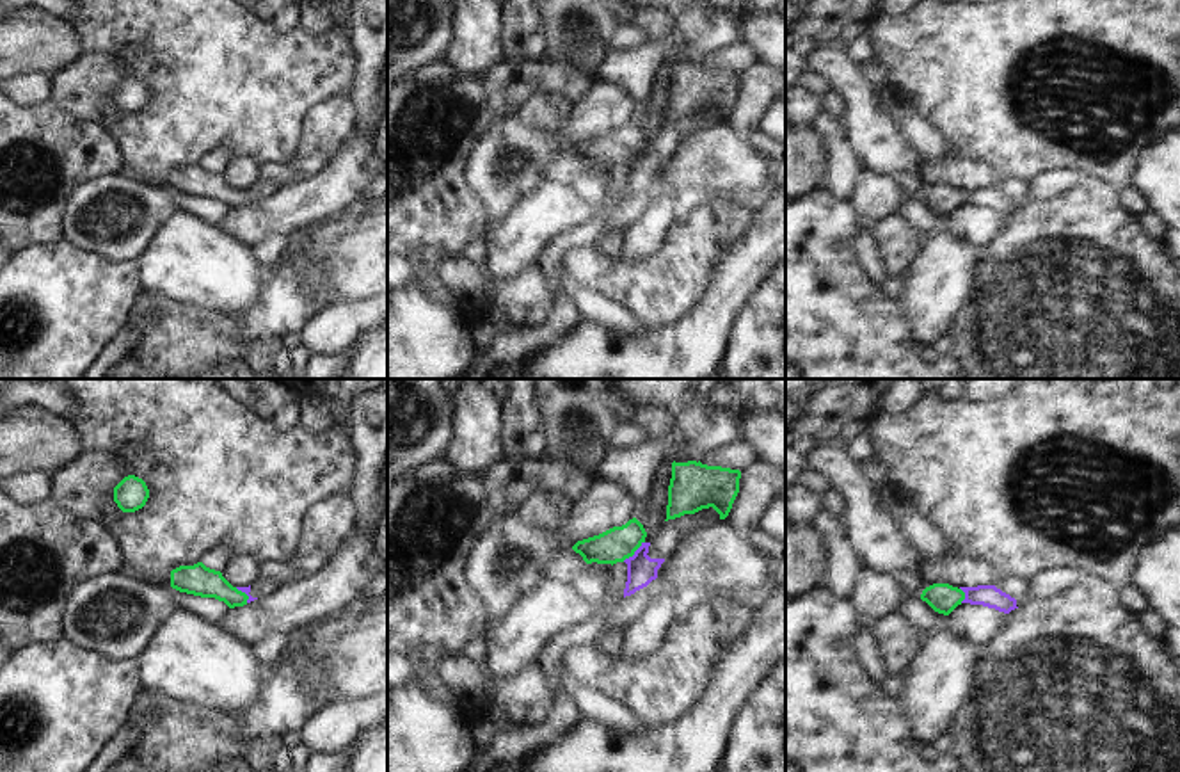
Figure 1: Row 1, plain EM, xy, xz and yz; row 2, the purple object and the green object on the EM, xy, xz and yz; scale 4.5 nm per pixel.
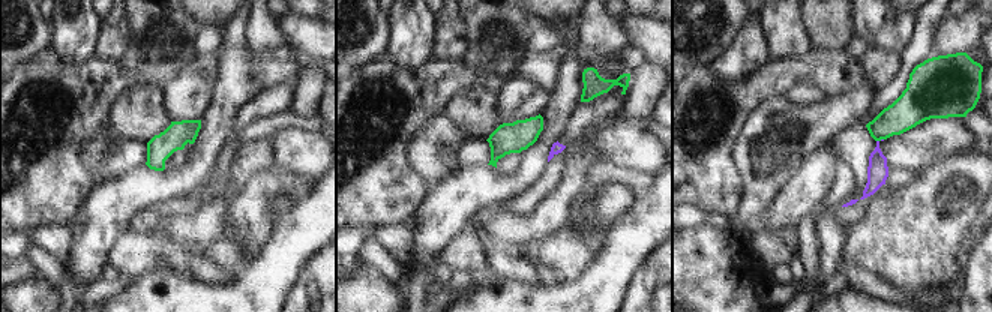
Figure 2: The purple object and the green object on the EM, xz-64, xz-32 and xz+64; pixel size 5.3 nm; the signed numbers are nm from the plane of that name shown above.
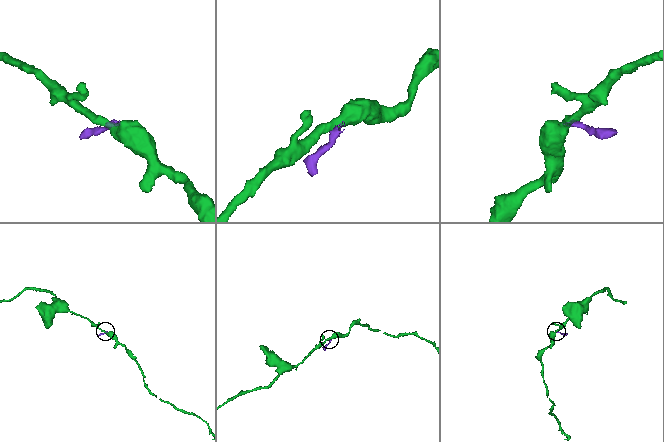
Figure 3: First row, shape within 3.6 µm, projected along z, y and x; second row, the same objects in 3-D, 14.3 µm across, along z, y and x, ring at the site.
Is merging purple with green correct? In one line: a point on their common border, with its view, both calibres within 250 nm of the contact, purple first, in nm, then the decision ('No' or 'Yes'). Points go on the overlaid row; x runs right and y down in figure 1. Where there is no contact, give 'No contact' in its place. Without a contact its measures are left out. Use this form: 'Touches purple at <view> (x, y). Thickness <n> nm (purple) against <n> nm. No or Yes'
Touches purple at xz (635, 554). Thickness 140 nm (purple) against 160 nm. Yes.

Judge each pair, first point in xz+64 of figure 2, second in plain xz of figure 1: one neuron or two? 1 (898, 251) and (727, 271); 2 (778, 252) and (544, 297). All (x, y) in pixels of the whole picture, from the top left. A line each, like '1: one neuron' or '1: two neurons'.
1: two neurons
2: one neuron

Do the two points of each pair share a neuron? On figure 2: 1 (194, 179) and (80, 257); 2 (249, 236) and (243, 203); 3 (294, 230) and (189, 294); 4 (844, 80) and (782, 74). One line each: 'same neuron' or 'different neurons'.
1: same neuron
2: same neuron
3: same neuron
4: same neuron

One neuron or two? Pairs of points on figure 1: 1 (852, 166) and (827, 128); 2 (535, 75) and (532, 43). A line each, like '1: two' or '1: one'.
1: one
2: two

